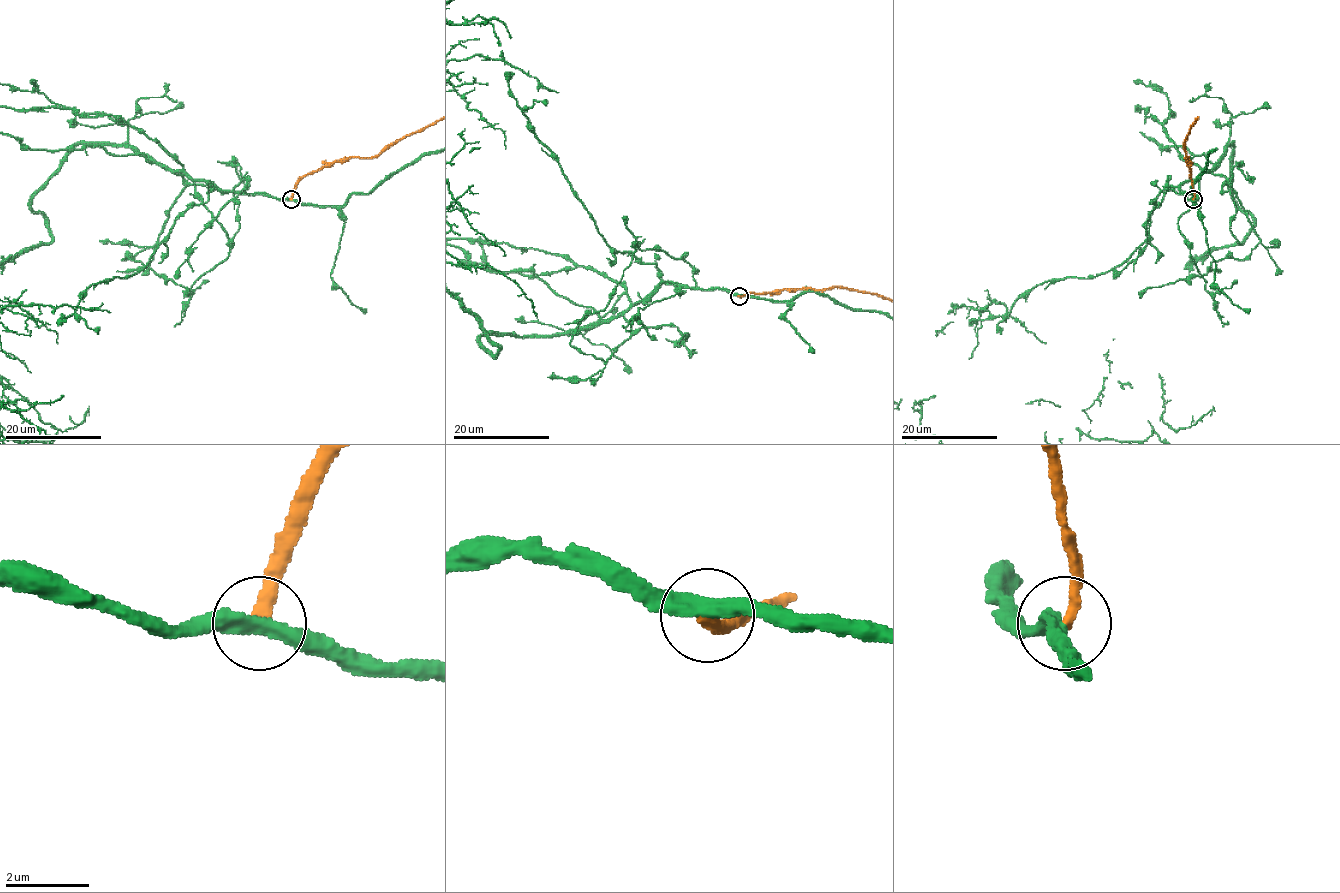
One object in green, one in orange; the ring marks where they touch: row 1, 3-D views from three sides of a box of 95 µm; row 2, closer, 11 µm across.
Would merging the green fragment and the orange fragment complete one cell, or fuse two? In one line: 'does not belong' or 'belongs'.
does not belong

